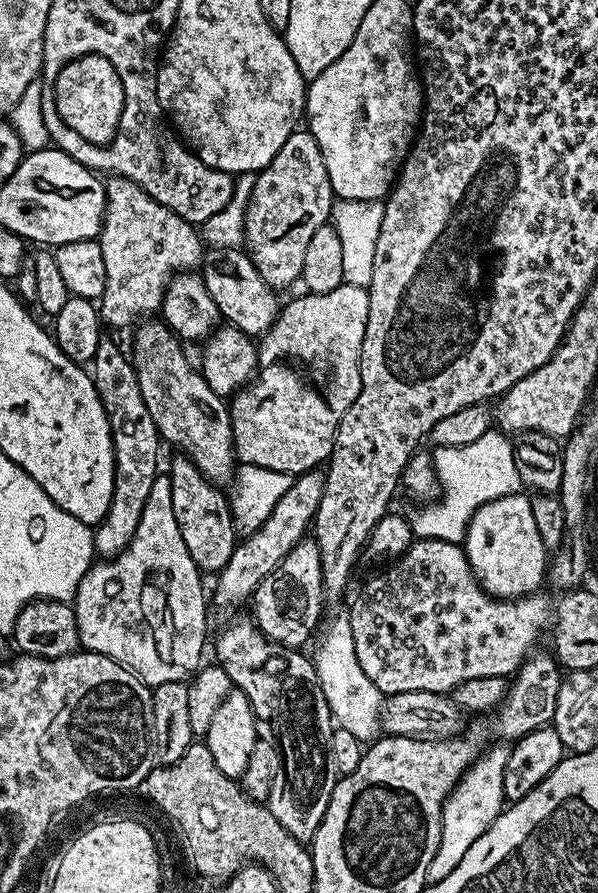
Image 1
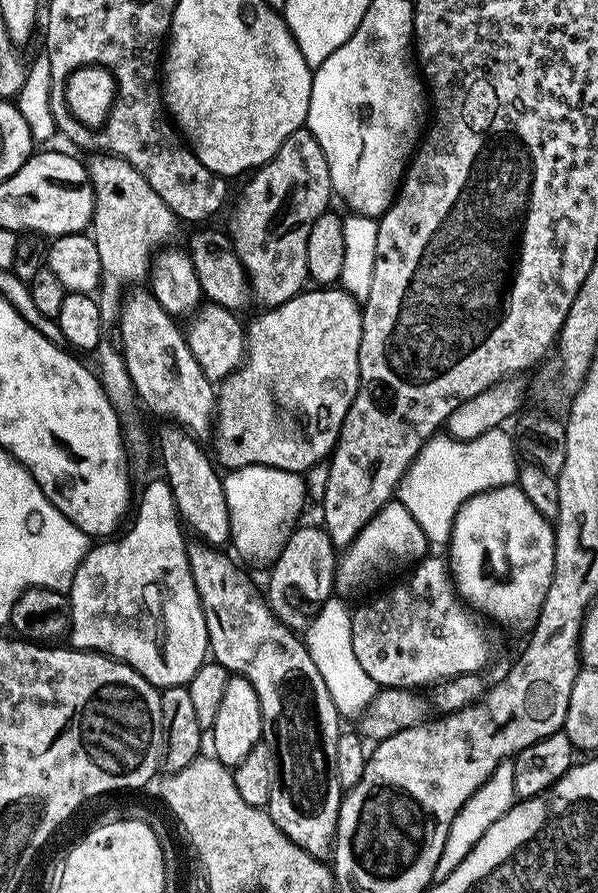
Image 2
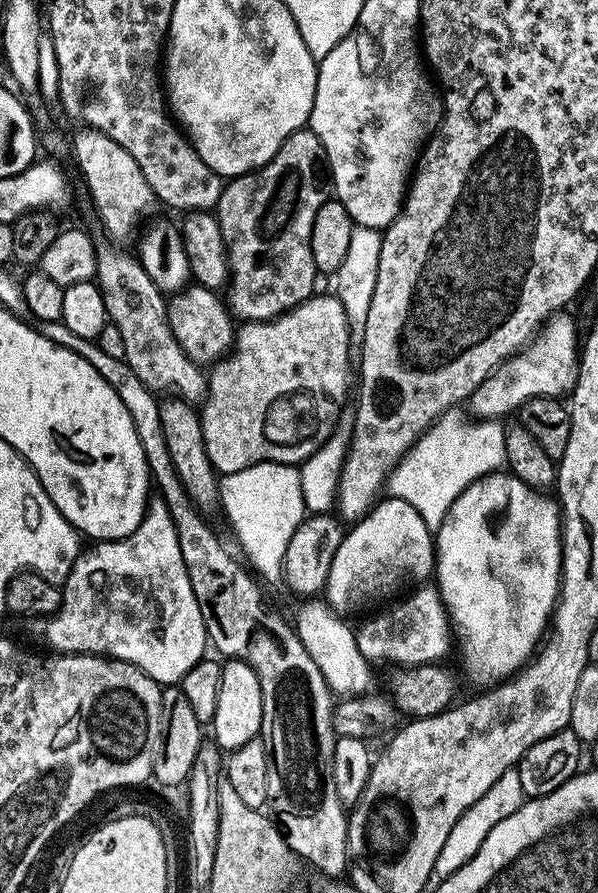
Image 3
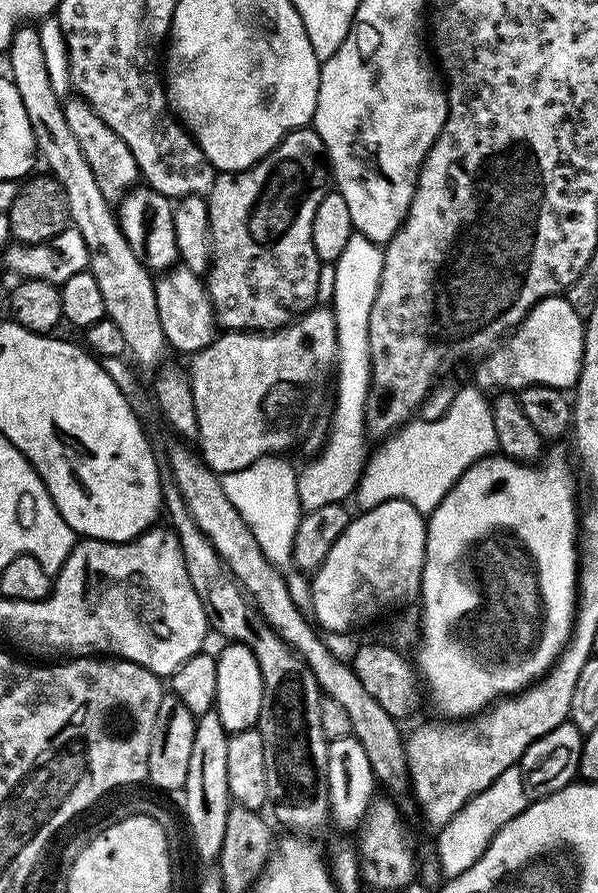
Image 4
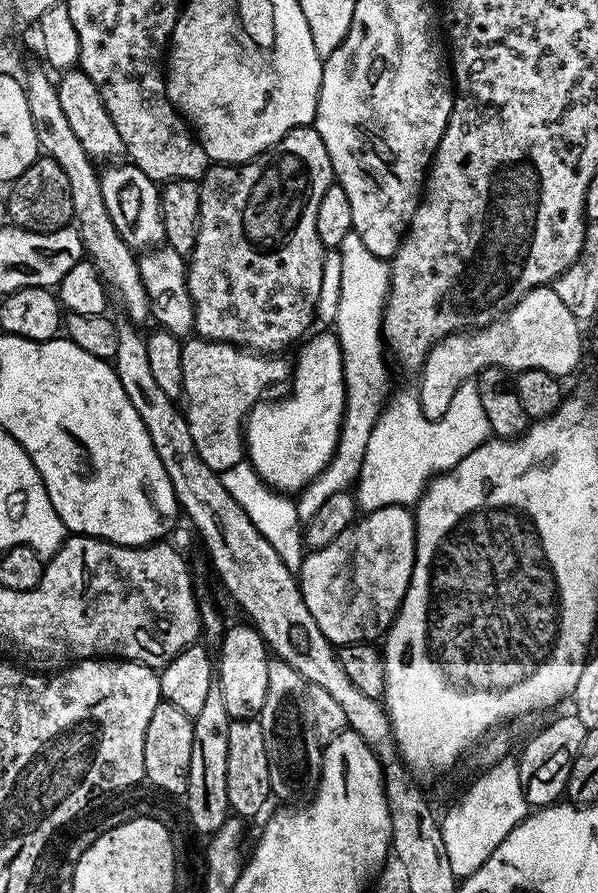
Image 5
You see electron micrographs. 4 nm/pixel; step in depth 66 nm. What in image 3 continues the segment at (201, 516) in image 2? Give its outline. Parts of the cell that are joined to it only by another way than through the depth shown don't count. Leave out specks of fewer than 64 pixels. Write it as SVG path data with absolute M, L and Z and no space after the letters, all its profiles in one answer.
M164 398L160 400L158 419L162 422L162 434L166 437L166 447L170 450L170 462L174 462L174 470L178 470L178 478L186 494L197 508L207 510L220 499L221 477L210 462L210 454L206 454L206 438L202 438L199 411L187 400Z

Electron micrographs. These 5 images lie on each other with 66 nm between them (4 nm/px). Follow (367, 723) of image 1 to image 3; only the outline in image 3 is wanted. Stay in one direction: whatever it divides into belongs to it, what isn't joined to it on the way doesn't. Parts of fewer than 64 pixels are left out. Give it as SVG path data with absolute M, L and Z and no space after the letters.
M308 598L301 604L304 605L301 606L296 620L294 619L294 627L302 646L306 646L310 658L318 662L318 670L322 670L328 687L340 698L356 698L367 693L373 669L362 654L362 650L358 650L353 625L348 625L344 621L347 619L333 608L329 608L323 599Z

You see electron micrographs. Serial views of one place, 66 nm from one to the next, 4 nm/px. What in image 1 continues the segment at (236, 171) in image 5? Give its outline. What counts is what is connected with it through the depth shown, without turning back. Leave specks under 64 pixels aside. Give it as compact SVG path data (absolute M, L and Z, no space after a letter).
M307 130L293 132L255 180L248 197L248 213L244 215L246 248L264 281L283 290L300 280L310 237L318 226L329 223L332 215L330 174L326 174L326 162L314 134Z

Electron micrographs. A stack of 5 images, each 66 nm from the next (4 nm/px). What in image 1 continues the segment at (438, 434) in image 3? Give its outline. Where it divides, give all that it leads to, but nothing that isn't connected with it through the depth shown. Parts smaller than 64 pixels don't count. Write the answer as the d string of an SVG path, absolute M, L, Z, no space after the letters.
M489 430L478 438L478 442L470 442L470 446L450 446L437 448L431 453L432 468L436 472L437 485L444 488L444 504L432 504L429 508L420 508L411 513L413 537L424 540L441 540L444 544L463 545L464 535L468 533L468 524L472 516L483 504L494 502L503 496L515 496L521 491L522 485L517 467L514 464L513 441L499 430Z

